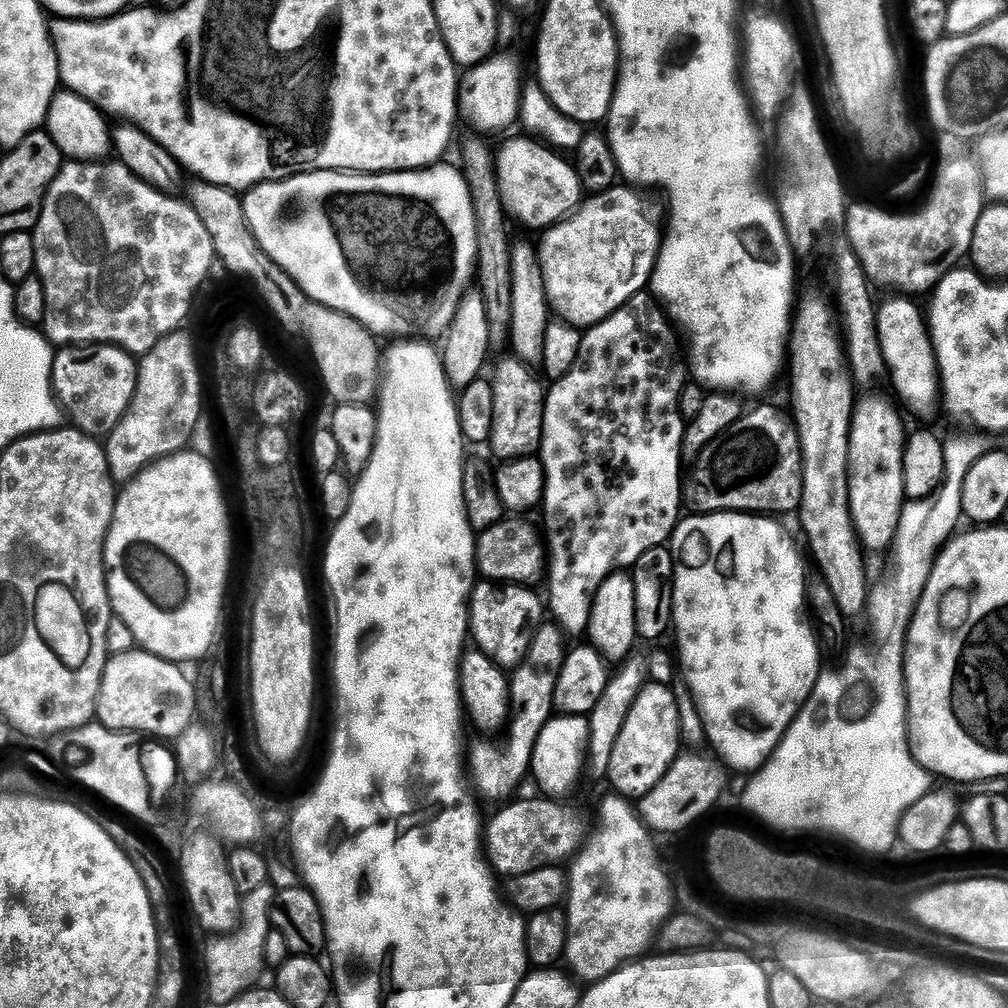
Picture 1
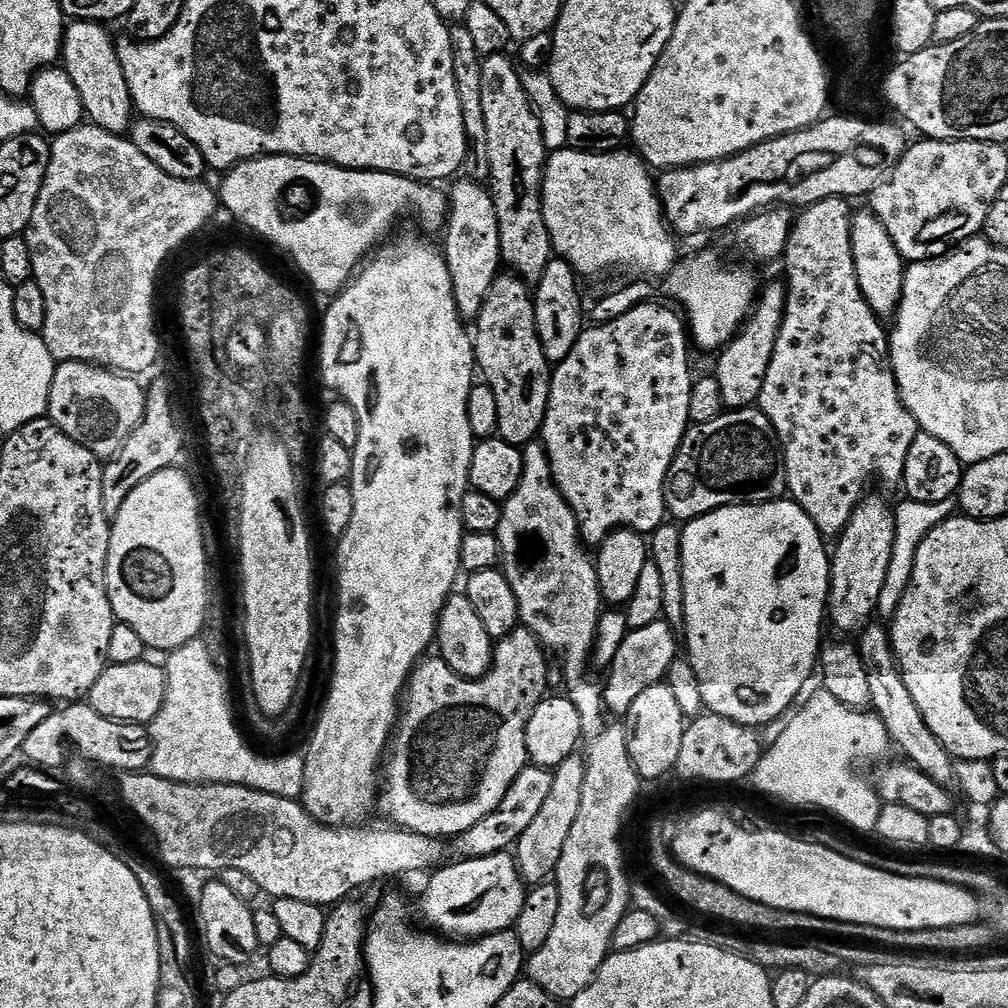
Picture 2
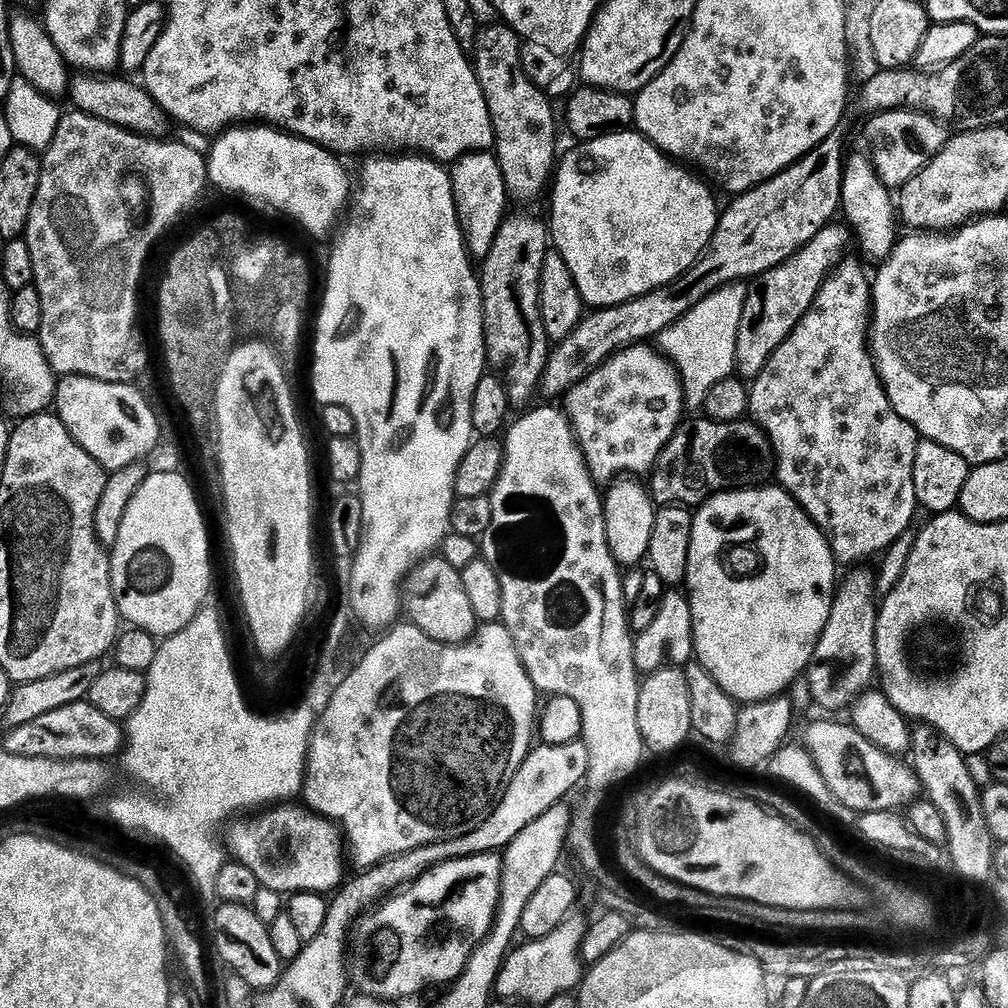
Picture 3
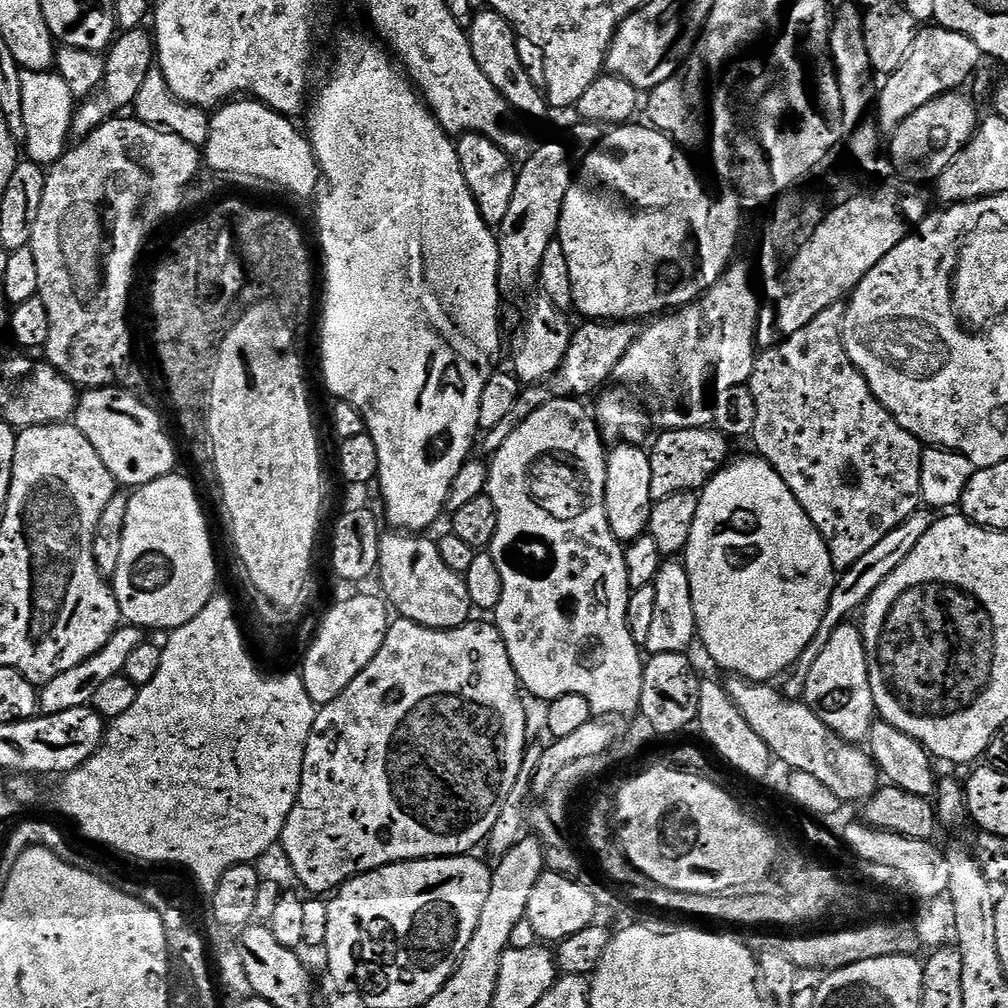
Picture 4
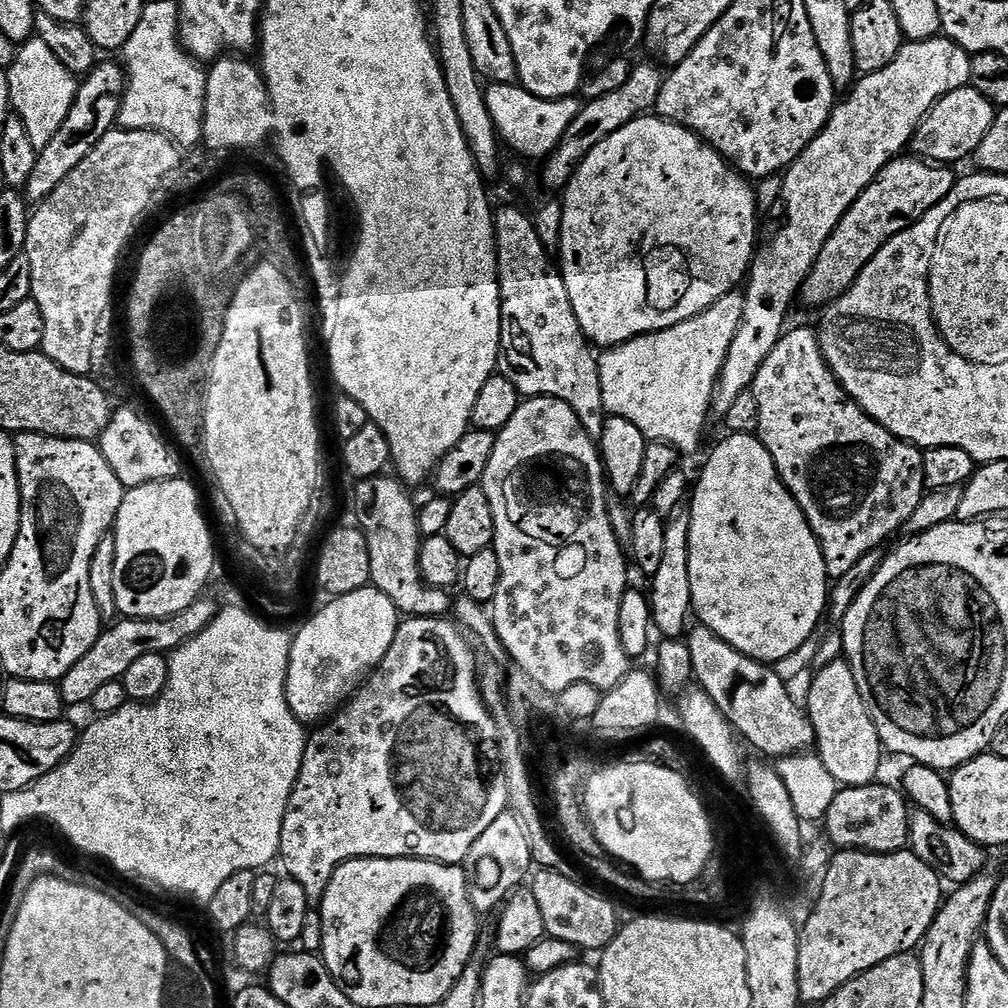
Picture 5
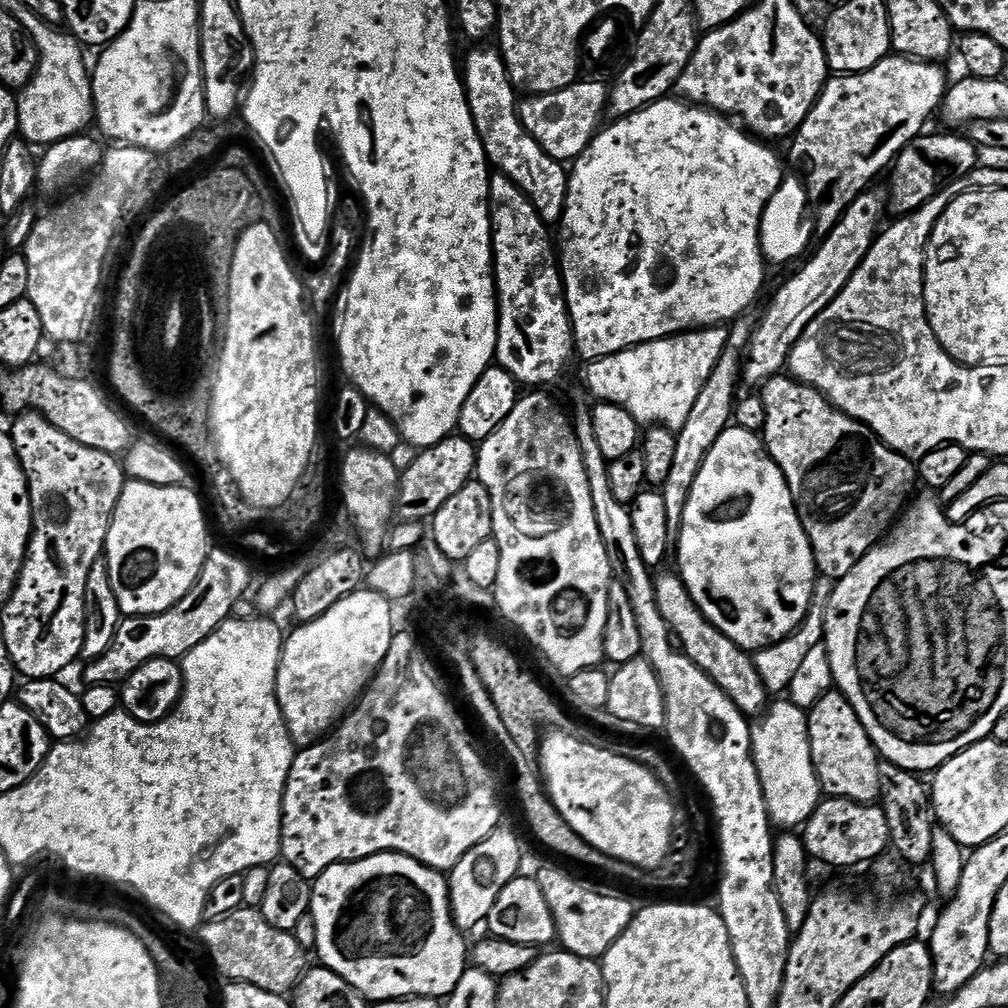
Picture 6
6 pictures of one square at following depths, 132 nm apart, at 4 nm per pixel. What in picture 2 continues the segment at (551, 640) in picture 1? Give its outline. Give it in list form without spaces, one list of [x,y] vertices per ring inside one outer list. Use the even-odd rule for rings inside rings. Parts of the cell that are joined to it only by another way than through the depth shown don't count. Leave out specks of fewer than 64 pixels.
[[[520,626],[495,645],[492,669],[478,680],[459,676],[443,658],[425,658],[416,665],[416,671],[406,685],[402,719],[390,744],[386,783],[382,788],[382,808],[384,804],[397,829],[420,835],[458,838],[478,826],[478,822],[482,822],[482,818],[489,816],[502,798],[506,798],[510,786],[530,764],[528,723],[532,711],[549,691],[548,660],[544,652],[546,648],[540,637]]]

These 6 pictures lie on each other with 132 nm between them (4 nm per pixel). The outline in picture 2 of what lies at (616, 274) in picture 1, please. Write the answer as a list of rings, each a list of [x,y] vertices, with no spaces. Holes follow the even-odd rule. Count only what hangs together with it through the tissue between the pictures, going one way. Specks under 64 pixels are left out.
[[[776,142],[758,144],[728,160],[661,171],[658,176],[658,195],[663,211],[670,217],[671,227],[686,236],[694,232],[716,232],[733,223],[732,228],[737,222],[761,210],[771,209],[774,206],[774,196],[778,196],[780,190],[768,190],[768,186],[760,184],[780,182],[780,146]]]

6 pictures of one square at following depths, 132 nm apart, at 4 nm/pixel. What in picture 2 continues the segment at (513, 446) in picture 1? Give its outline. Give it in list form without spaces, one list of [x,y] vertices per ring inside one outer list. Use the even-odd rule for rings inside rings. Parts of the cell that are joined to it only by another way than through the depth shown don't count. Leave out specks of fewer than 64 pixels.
[[[516,274],[497,276],[474,327],[478,372],[498,402],[499,439],[527,446],[539,437],[544,424],[554,371],[538,338],[533,289]]]

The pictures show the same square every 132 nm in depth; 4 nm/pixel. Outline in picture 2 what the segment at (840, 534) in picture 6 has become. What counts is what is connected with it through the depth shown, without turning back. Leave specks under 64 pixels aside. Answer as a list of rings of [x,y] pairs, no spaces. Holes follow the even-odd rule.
[[[831,196],[817,204],[807,205],[803,209],[804,214],[799,216],[795,226],[791,229],[791,237],[788,240],[786,259],[788,258],[788,280],[786,279],[786,291],[788,293],[788,305],[784,308],[784,321],[778,334],[778,342],[774,346],[774,358],[770,358],[770,370],[766,370],[766,382],[762,382],[762,394],[758,401],[761,412],[770,418],[774,430],[780,436],[780,445],[784,447],[784,461],[786,462],[786,478],[788,486],[787,495],[799,504],[825,538],[839,537],[844,527],[850,522],[860,501],[869,491],[868,483],[875,476],[881,476],[888,484],[899,485],[904,478],[906,466],[906,454],[910,454],[910,446],[914,438],[919,434],[920,426],[916,423],[914,414],[904,408],[900,397],[900,387],[896,381],[896,371],[892,369],[890,355],[890,336],[882,325],[881,317],[872,308],[872,303],[867,300],[860,289],[860,279],[856,273],[856,255],[852,252],[852,217],[854,208],[849,201],[842,196]]]

